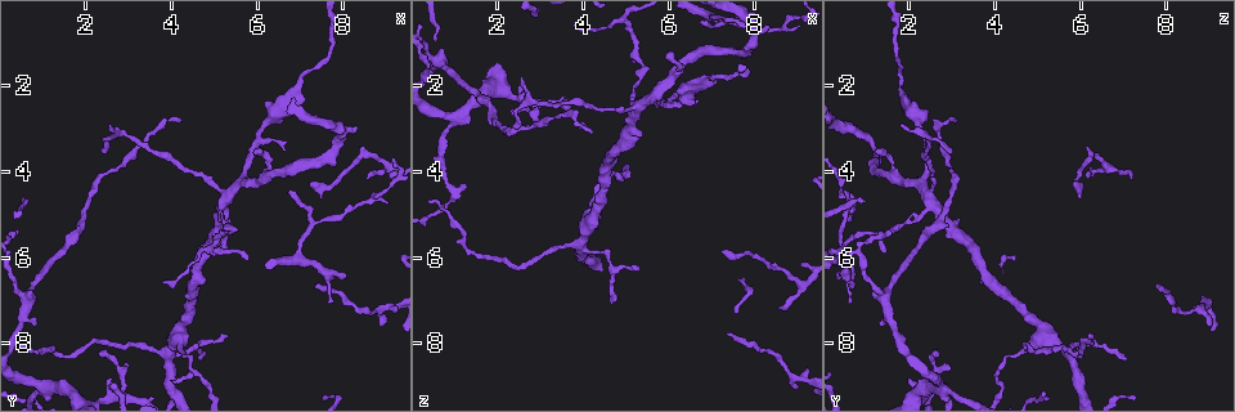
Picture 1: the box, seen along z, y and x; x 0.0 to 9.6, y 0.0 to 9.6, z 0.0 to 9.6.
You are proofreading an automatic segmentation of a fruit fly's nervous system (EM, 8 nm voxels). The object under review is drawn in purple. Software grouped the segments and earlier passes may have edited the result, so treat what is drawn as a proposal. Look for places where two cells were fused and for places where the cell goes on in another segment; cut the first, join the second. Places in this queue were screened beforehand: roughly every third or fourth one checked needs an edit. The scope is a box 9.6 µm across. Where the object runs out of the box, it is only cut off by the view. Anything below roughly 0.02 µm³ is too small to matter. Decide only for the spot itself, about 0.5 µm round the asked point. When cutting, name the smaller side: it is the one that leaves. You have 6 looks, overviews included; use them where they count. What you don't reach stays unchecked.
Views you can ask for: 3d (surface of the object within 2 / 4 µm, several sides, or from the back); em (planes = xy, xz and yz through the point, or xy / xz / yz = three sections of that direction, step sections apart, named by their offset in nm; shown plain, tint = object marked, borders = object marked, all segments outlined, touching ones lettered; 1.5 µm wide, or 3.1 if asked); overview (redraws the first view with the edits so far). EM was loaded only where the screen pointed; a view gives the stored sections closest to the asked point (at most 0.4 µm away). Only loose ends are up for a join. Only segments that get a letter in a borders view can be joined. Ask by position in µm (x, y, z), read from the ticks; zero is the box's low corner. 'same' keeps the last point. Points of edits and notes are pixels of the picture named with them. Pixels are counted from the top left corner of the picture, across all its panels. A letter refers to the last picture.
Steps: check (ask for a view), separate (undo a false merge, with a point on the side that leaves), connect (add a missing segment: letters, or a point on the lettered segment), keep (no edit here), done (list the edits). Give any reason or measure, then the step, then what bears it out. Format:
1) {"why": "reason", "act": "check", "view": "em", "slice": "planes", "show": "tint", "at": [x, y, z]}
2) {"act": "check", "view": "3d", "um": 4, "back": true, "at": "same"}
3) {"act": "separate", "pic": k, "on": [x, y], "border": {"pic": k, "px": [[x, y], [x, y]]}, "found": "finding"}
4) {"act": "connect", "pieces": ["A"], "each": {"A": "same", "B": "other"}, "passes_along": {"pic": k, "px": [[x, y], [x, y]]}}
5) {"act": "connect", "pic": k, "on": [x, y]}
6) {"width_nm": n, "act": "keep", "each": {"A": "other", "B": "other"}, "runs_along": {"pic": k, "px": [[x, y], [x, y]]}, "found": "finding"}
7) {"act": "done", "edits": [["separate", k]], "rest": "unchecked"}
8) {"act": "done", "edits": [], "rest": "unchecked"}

{"why": "tapers out", "act": "check", "view": "3d", "um": 4, "at": [9.15, 4.20, 6.20]}

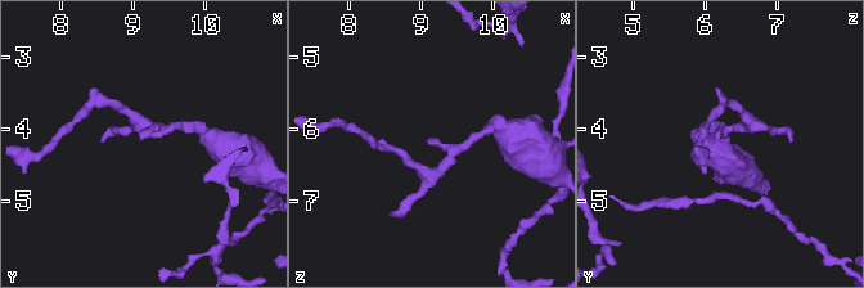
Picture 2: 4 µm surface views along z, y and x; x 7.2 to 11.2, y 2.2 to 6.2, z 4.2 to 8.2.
{"act": "check", "view": "em", "slice": "planes", "show": "plain", "at": [9.05, 4.20, 6.15]}

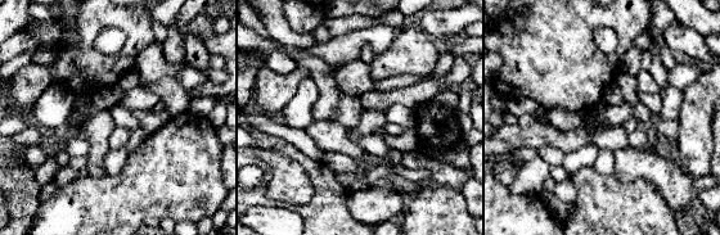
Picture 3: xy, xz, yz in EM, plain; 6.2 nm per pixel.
{"act": "check", "view": "em", "slice": "planes", "show": "borders", "at": "same"}

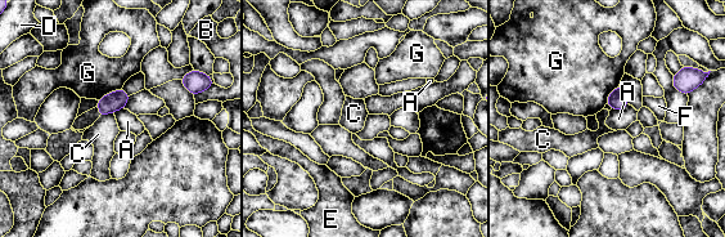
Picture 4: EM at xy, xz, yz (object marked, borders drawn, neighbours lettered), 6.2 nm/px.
{"act": "keep", "each": {"A": "other", "B": "other", "C": "other", "D": "other", "E": "other", "F": "other", "G": "other"}, "found": "none of them fits"}

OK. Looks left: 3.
{"why": "branch stops here", "act": "check", "view": "3d", "um": 4, "back": true, "at": [4.20, 2.90, 3.10]}

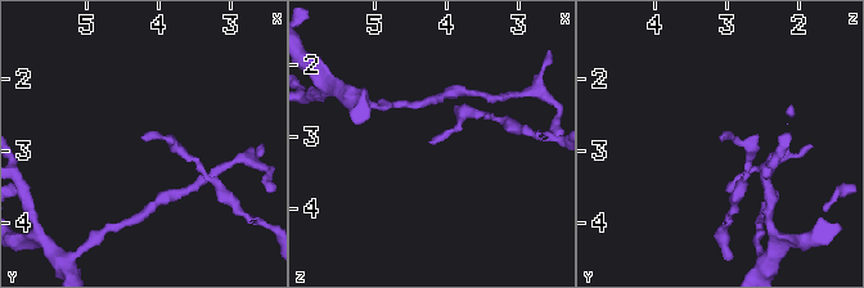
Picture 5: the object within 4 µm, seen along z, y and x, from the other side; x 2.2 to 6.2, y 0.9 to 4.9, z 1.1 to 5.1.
{"act": "check", "view": "em", "slice": "planes", "show": "borders", "at": [4.20, 2.85, 3.15]}

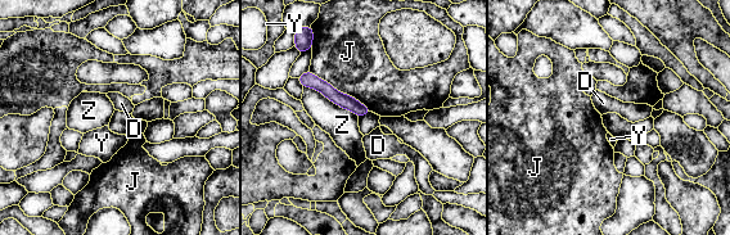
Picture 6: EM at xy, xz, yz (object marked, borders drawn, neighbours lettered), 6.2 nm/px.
{"act": "keep", "each": {"D": "other", "J": "other", "Y": "other", "Z": "other"}, "border": {"pic": 6, "px": [[303, 86], [316, 89], [357, 117]]}, "found": "no lettered segment goes on from it"}

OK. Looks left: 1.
{"act": "done", "edits": [], "rest": "unchecked"}

